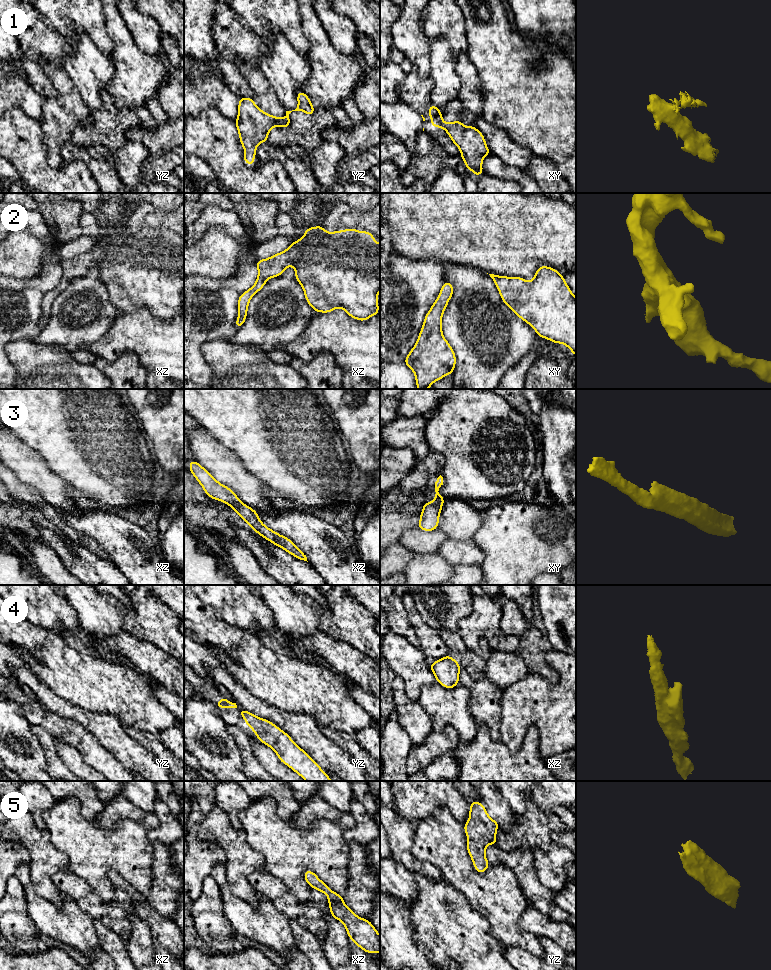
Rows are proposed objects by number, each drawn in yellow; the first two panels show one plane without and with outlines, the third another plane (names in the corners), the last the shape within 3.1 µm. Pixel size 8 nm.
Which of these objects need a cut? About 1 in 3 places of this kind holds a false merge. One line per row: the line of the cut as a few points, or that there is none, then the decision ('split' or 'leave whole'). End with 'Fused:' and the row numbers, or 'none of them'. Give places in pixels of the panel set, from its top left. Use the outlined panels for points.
1: cut yz (278, 118), (282, 122), (282, 126); split
2: cut none; leave whole
3: cut none; leave whole
4: cut none; leave whole
5: cut none; leave whole
Fused: 1

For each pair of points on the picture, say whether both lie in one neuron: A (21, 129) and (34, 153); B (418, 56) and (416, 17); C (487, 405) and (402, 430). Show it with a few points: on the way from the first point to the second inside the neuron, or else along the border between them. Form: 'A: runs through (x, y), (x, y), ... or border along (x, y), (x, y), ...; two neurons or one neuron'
A: runs through (24, 135), (29, 140), (29, 147); one neuron
B: runs through (416, 46), (416, 27); one neuron
C: border along (427, 416), (424, 437), (429, 446); two neurons

